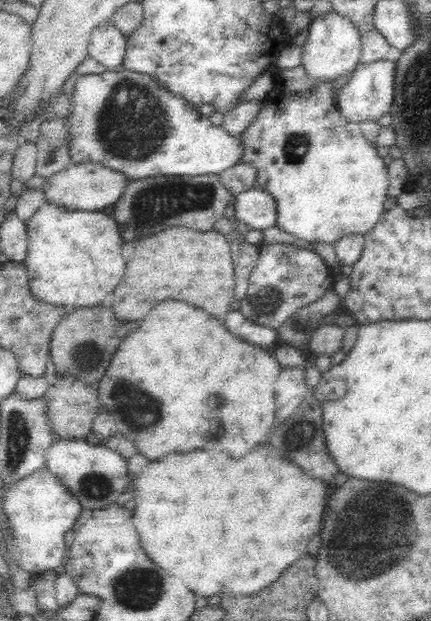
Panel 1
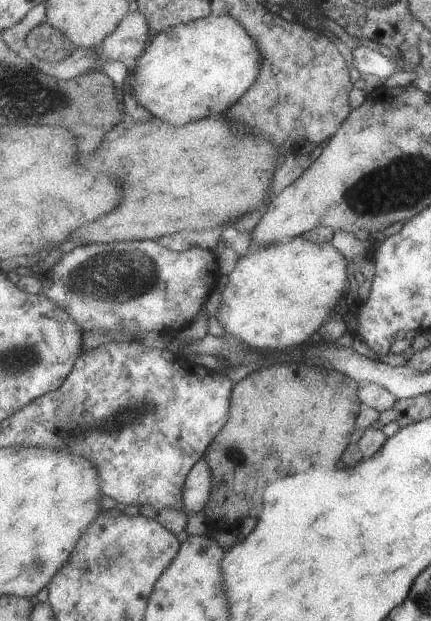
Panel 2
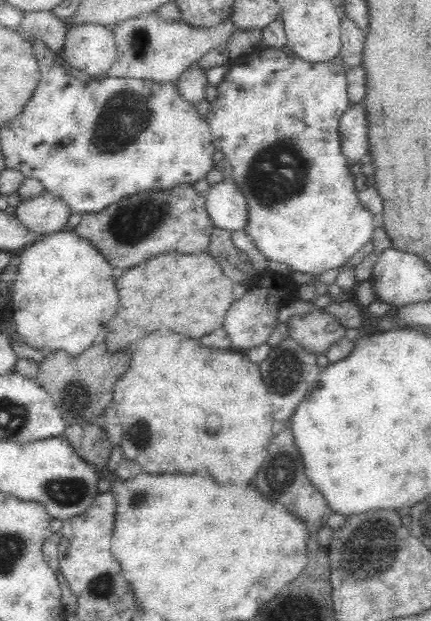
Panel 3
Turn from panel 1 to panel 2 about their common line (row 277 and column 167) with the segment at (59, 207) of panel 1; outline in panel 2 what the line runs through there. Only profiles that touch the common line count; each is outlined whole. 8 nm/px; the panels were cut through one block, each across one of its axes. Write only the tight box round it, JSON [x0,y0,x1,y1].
[129,15,265,126]

